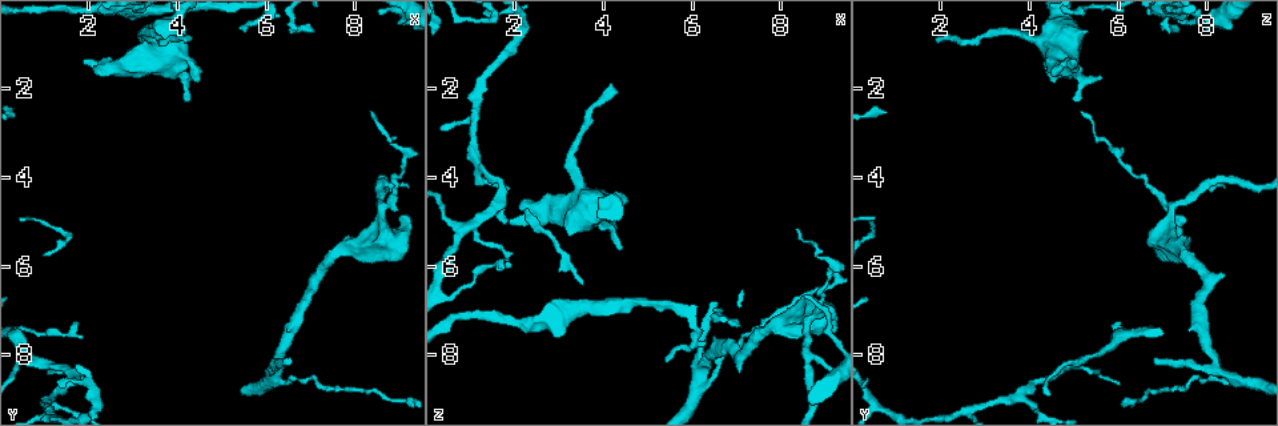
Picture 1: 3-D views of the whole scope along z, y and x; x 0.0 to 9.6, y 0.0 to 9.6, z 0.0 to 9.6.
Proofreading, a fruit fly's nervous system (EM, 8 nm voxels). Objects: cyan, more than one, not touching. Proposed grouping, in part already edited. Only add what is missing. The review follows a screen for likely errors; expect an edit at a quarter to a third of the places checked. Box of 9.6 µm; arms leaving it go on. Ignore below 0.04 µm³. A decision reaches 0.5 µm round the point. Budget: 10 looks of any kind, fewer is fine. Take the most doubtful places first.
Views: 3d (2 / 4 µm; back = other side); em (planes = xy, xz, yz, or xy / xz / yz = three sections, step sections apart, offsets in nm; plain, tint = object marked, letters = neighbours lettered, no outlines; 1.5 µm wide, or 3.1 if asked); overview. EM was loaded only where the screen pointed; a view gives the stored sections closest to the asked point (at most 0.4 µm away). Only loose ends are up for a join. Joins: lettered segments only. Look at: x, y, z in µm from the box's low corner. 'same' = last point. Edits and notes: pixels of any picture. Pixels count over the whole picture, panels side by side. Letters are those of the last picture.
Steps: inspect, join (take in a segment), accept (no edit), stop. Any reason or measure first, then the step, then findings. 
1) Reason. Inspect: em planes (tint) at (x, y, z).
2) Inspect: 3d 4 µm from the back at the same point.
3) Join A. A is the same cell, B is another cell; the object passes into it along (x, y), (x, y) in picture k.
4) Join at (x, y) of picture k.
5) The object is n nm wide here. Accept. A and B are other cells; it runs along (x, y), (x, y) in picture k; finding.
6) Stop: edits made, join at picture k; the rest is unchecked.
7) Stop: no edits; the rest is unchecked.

Inspect: em planes (letters) at (5.40, 0.60, 8.10).

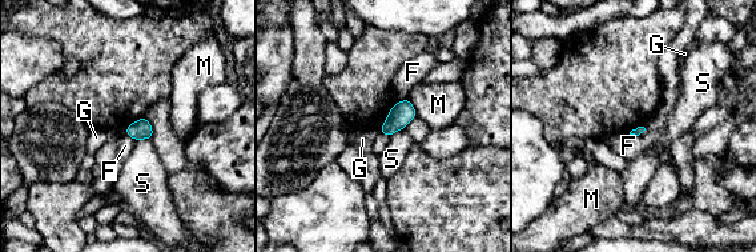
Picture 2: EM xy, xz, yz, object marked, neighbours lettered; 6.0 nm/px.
Accept. F, G, M and S are other cells; a border runs along (648, 126), (642, 134), (628, 134) in picture 2; none of them fits.

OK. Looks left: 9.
Inspect: em xz step 4 (letters) at (4.35, 1.80, 5.65).

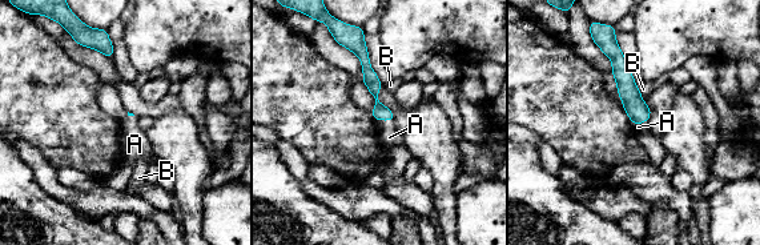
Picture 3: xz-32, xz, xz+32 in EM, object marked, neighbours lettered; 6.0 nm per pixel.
Join A. A is the same cell, B is another cell; the object passes into it along (380, 112), (385, 119), (389, 137) in picture 3; the neuron continues.

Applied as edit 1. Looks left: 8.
See it whole again. Inspect: overview.

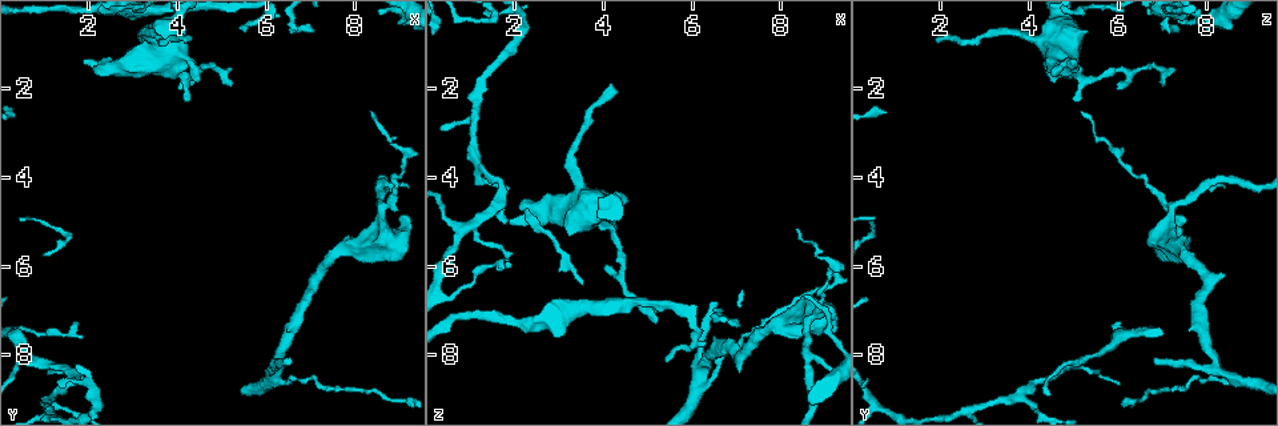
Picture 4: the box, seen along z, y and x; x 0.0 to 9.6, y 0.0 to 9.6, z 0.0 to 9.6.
Tapers out. Inspect: em xy step 8 (tint) at (6.50, 8.05, 6.75).

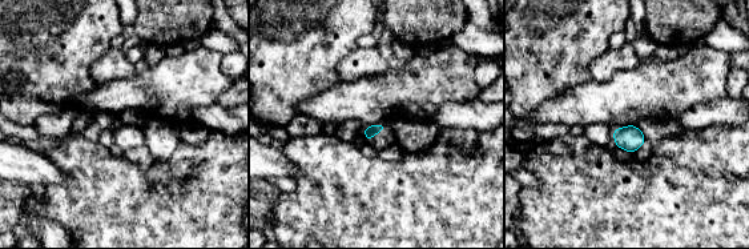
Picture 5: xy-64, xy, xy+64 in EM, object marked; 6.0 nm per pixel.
Inspect: em yz step 8 (letters) at the same point.

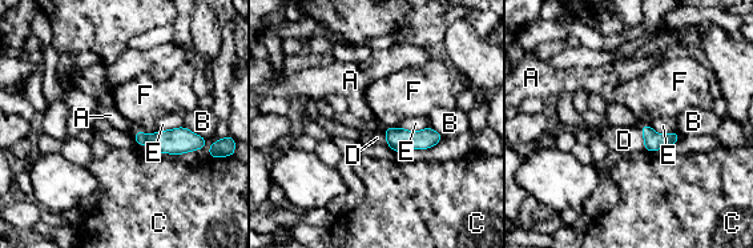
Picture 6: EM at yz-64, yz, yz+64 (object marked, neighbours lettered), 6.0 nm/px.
Join D. D is the same cell, A, B, C, E and F are other cells; the object passes into it along (653, 142), (644, 139), (624, 140) in picture 6; it goes on there.

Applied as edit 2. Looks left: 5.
Free end. Inspect: em xz step 8 (letters) at (1.95, 8.70, 6.00).

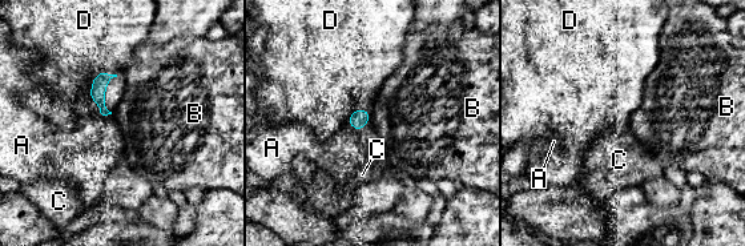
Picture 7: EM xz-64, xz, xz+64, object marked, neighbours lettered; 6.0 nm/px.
The longest contact is with D, 200 nm. Accept. A, B, C and D are other cells; none of them fits.

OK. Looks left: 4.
Stop: edits made, join at picture 3, join at picture 6; the rest is unchecked.

